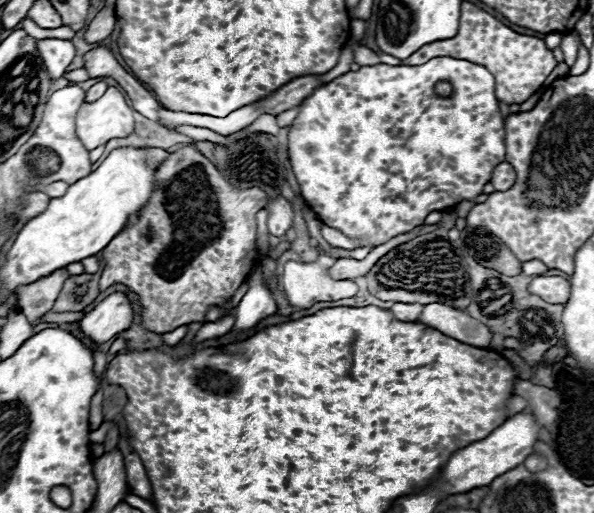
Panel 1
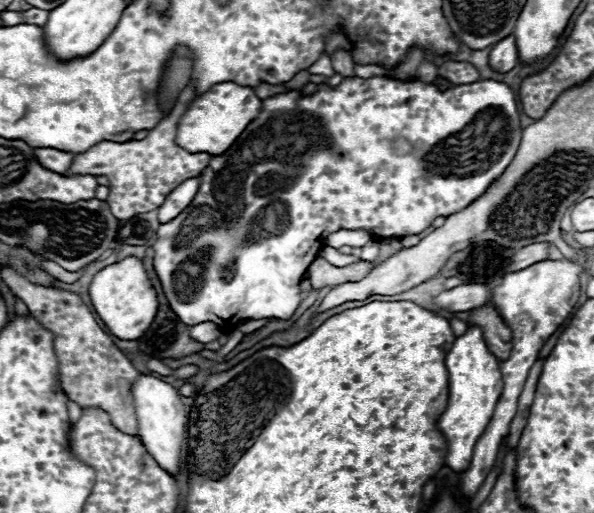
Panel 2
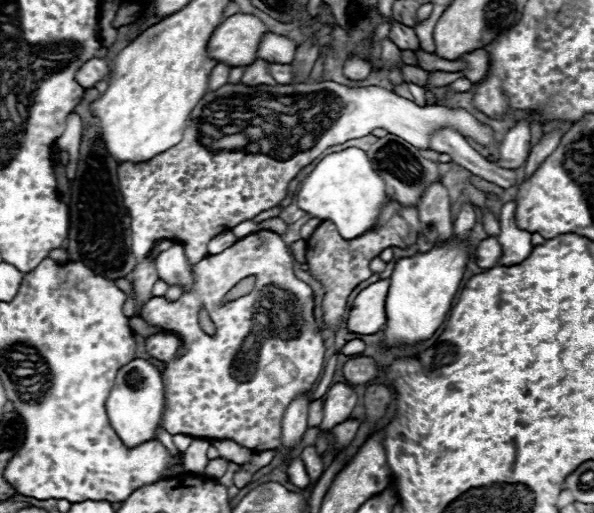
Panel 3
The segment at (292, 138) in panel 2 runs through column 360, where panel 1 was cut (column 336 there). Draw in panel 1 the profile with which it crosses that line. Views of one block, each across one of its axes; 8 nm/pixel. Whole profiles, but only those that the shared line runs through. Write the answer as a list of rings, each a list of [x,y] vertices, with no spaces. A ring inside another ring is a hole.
[[[448,56],[432,58],[430,62],[426,62],[422,66],[404,66],[404,64],[402,66],[390,66],[390,64],[360,66],[358,70],[350,70],[344,76],[318,86],[300,104],[298,116],[294,118],[290,132],[288,132],[288,154],[290,154],[294,176],[300,184],[300,192],[306,198],[312,212],[316,212],[316,216],[326,226],[340,230],[348,238],[360,240],[362,246],[376,248],[376,246],[386,244],[388,240],[392,240],[400,234],[414,230],[416,226],[422,226],[430,212],[436,212],[436,210],[442,212],[446,208],[454,208],[456,204],[460,204],[464,200],[474,200],[476,196],[482,194],[484,184],[490,182],[490,174],[492,174],[494,166],[498,166],[504,160],[504,154],[506,154],[506,148],[504,148],[504,118],[500,114],[498,100],[494,96],[494,76],[484,66],[478,66],[478,64],[472,64],[472,62],[466,62],[466,60],[448,58]],[[440,80],[452,82],[452,86],[454,86],[452,96],[448,96],[448,98],[436,96],[434,86]]]

